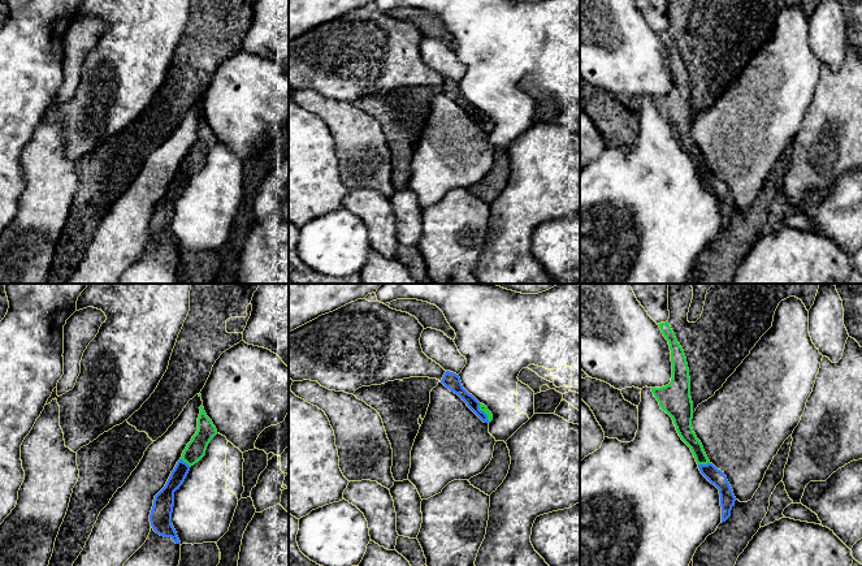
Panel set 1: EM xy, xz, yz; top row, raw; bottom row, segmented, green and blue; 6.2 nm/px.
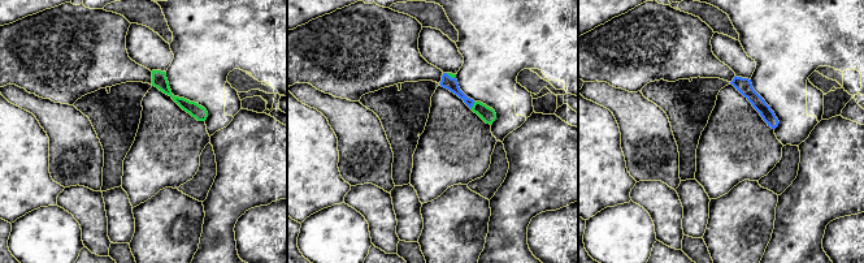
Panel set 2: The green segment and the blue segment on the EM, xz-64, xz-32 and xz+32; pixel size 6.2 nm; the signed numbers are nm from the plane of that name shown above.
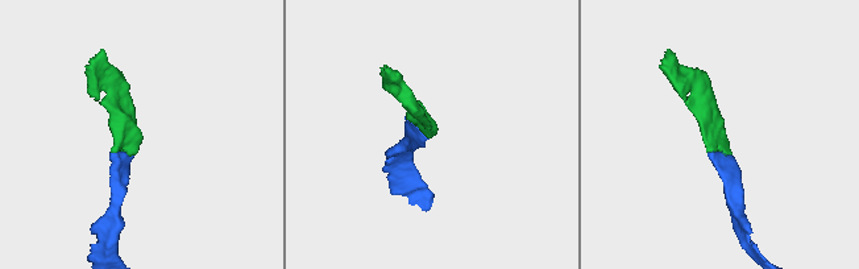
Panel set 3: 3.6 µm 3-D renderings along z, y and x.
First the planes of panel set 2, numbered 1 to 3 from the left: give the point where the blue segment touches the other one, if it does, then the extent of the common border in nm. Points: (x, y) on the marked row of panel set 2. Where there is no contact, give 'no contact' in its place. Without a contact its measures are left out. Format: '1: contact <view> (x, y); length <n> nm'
1: no contact
2: contact xz-32 (473, 106); length 50 nm
3: no contact

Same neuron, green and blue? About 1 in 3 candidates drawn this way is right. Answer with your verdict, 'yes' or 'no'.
yes

